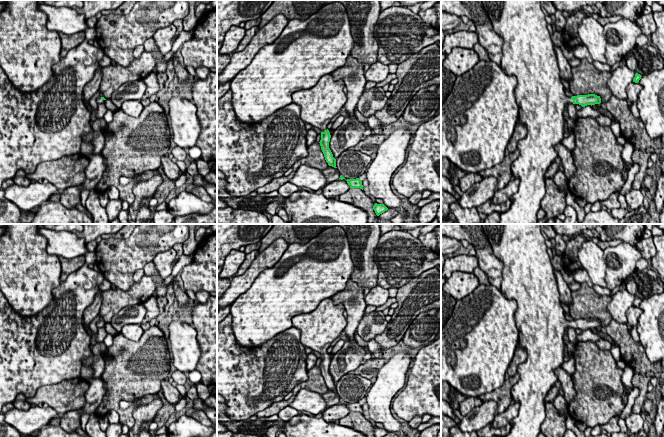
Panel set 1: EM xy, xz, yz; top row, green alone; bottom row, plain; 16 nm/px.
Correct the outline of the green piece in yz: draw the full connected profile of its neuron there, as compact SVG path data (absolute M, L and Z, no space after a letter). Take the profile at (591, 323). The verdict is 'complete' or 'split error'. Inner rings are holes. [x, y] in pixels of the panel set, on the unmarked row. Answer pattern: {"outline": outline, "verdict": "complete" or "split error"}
{"outline": "M481 224L494 255L503 262L501 292L508 300L517 302L515 311L516 326L519 331L519 343L526 350L526 361L519 364L518 382L511 388L511 404L520 403L518 415L511 421L512 428L506 436L501 437L538 437L541 425L546 417L545 397L558 381L555 370L564 362L563 335L567 328L579 328L582 331L601 327L600 320L595 318L568 321L560 304L559 291L551 259L547 253L545 239L541 233L542 224Z", "verdict": "split error"}

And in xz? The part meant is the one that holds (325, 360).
{"outline": "M327 298L314 311L292 318L292 326L301 331L301 343L321 354L321 374L328 389L334 392L337 392L336 383L329 372L331 359L327 349L347 325L344 311L343 303L335 305L332 298Z", "verdict": "split error"}

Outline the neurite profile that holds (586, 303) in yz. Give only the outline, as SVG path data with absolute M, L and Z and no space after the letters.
M581 283L579 290L572 291L572 304L569 305L570 316L573 320L595 318L601 322L601 327L607 326L611 314L607 309L611 296L598 294L587 283Z

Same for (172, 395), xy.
M166 379L161 382L161 390L168 403L175 405L181 398L181 395L176 387L169 383Z

